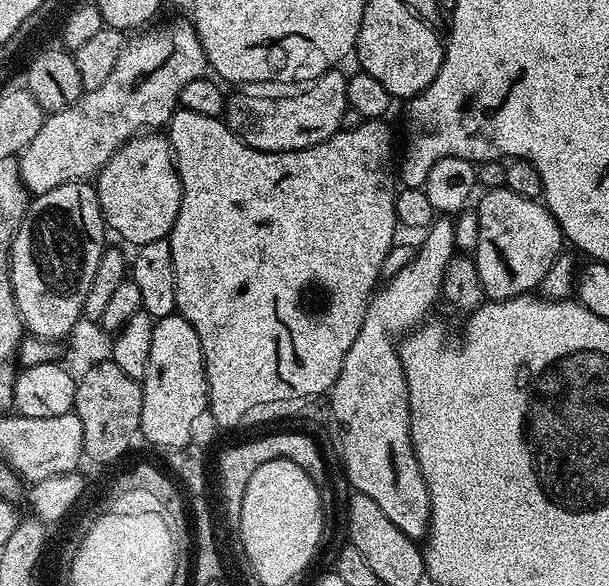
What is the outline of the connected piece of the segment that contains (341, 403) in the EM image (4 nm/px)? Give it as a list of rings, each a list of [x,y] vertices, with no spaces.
[[[437,218],[423,233],[424,241],[406,267],[391,273],[377,287],[368,302],[366,318],[362,322],[362,330],[358,330],[358,338],[346,353],[346,362],[342,362],[342,370],[330,389],[330,416],[336,419],[340,427],[340,460],[344,463],[344,476],[353,485],[355,491],[366,494],[378,502],[378,506],[402,534],[412,540],[423,541],[428,534],[428,523],[432,517],[430,510],[430,494],[426,482],[422,478],[422,470],[418,466],[418,458],[414,454],[412,435],[410,434],[410,409],[408,409],[408,387],[406,374],[400,361],[400,350],[397,337],[392,337],[395,328],[412,330],[425,323],[428,311],[435,300],[439,301],[444,287],[444,275],[452,256],[457,255],[456,228],[451,219]]]

